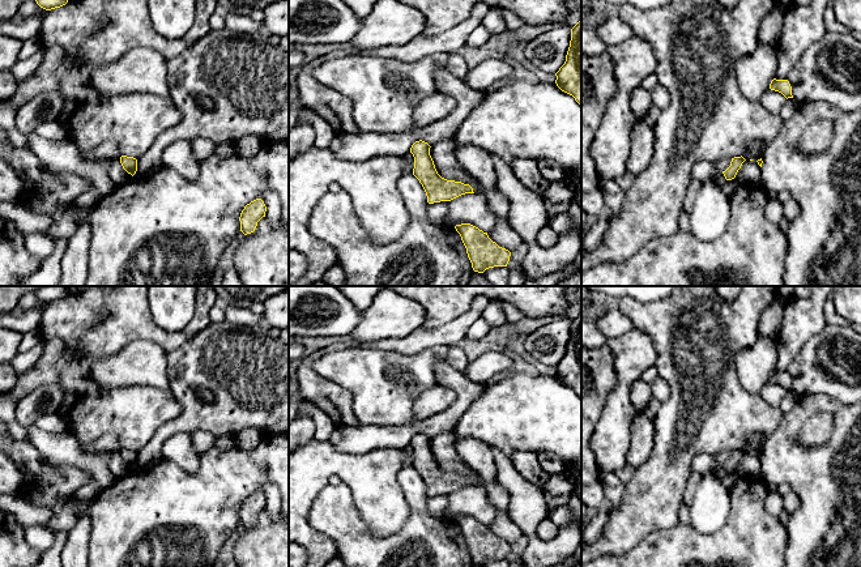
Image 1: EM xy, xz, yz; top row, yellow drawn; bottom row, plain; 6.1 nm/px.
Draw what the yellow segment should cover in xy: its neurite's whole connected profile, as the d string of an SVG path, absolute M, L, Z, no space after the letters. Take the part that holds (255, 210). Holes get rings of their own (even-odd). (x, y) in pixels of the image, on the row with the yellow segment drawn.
M261 199L247 204L240 213L240 231L247 235L255 231L257 222L265 217L267 206Z

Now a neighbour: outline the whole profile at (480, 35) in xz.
M479 25L469 34L466 44L474 48L485 47L490 37L491 34L482 25Z

